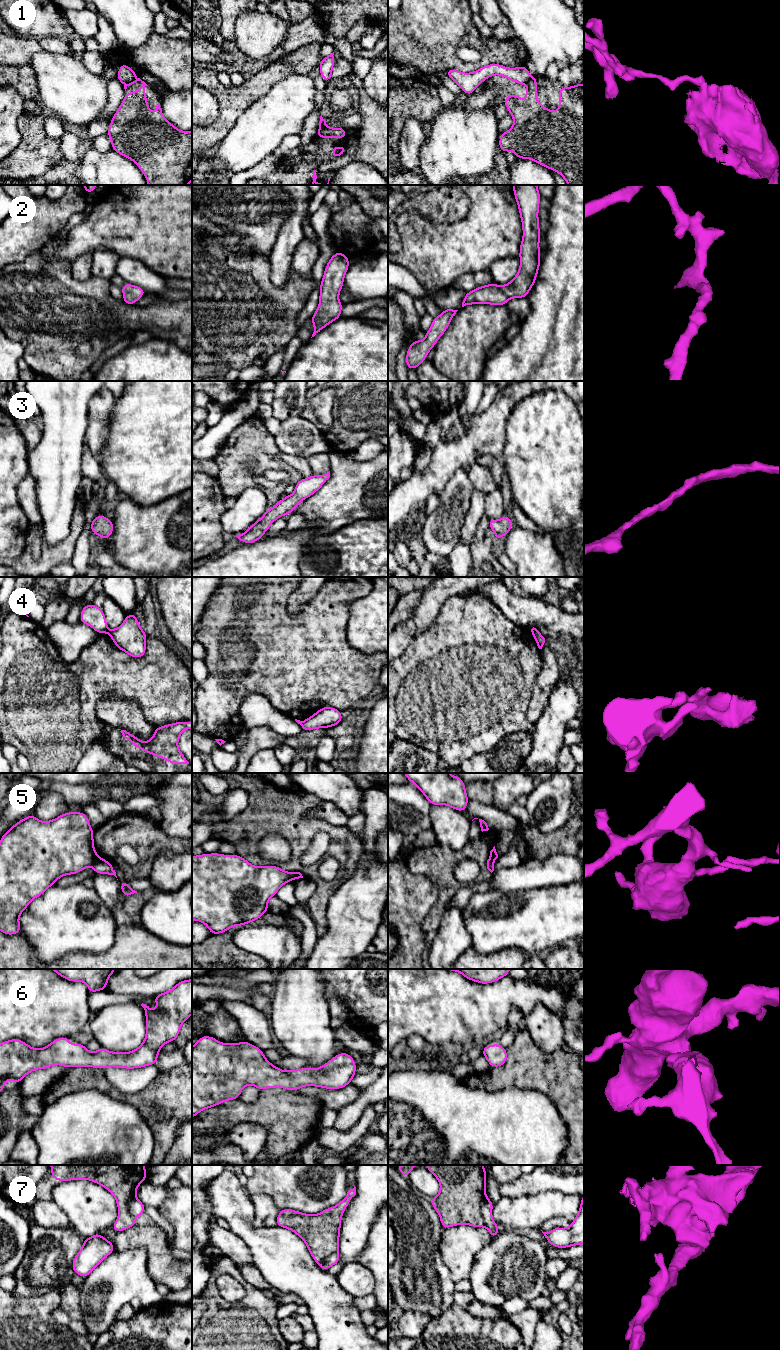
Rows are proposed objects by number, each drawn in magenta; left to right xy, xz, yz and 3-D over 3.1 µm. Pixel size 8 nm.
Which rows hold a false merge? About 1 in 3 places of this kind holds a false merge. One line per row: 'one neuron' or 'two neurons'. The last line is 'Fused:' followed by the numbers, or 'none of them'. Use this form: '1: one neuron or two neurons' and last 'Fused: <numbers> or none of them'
1: two neurons
2: one neuron
3: one neuron
4: two neurons
5: two neurons
6: one neuron
7: two neurons
Fused: 1, 4, 5, 7

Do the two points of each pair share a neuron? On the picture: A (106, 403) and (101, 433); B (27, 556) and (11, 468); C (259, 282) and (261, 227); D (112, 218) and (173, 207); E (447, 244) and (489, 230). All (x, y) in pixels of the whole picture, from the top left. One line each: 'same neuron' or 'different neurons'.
A: same neuron
B: different neurons
C: different neurons
D: same neuron
E: same neuron

